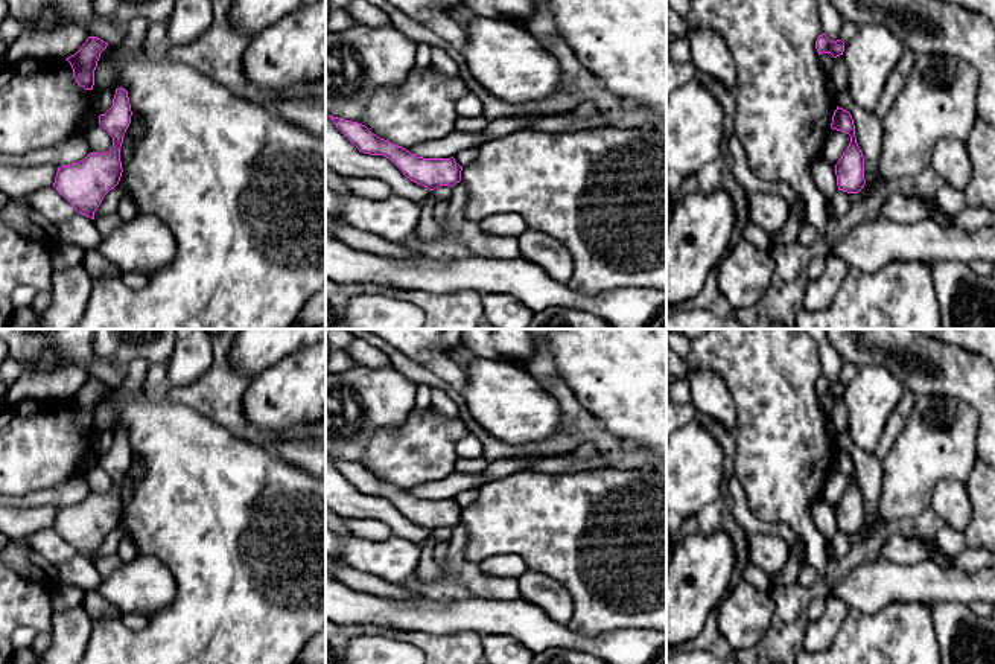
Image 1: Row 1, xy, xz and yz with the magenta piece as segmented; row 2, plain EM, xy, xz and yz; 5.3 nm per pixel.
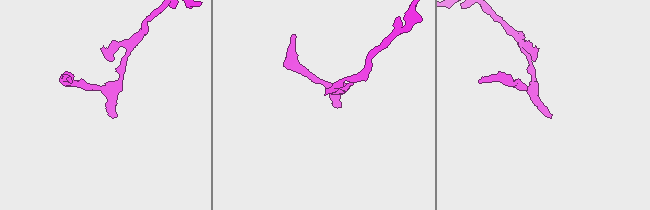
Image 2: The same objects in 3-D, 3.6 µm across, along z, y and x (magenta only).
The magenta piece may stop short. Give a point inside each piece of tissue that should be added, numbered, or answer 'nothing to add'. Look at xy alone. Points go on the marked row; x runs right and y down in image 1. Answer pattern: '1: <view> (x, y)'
nothing to add

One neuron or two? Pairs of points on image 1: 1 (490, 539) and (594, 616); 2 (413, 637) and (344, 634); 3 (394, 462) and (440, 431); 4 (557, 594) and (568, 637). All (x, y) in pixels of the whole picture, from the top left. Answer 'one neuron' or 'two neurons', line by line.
1: one neuron
2: one neuron
3: one neuron
4: two neurons

